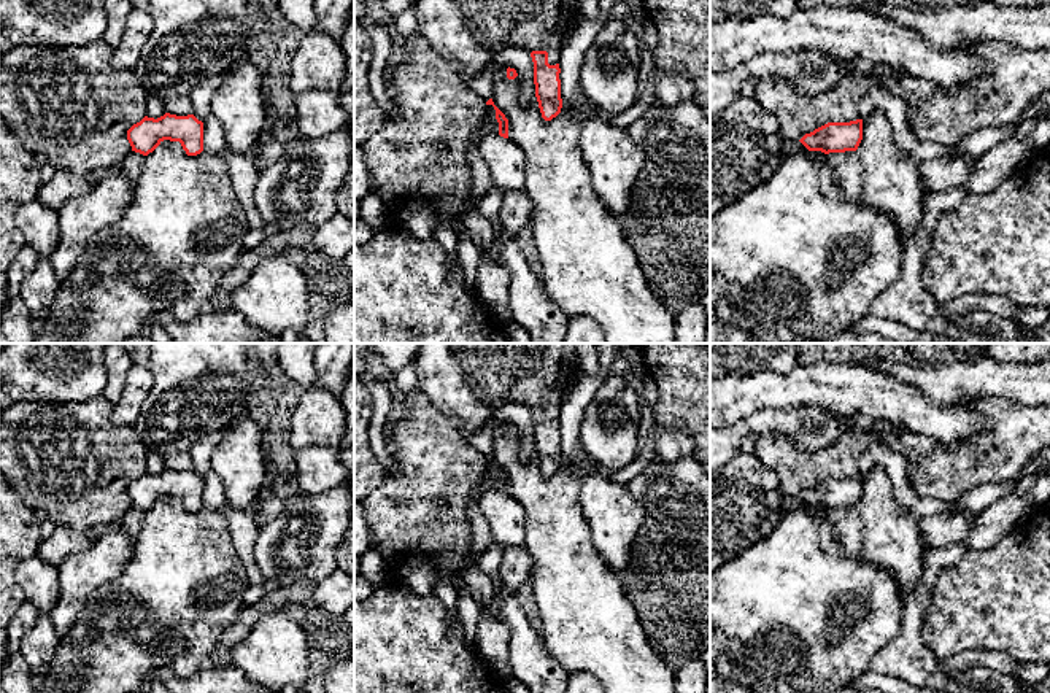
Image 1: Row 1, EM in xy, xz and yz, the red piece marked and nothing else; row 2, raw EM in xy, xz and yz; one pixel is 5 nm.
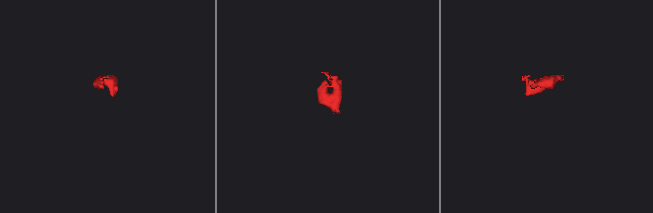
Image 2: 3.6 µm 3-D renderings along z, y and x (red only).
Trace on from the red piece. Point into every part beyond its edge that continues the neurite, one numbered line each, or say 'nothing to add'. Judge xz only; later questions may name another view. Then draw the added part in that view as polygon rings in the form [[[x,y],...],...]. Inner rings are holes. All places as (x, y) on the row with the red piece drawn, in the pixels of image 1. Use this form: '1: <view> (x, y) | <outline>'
1: xz (472, 32) | [[[416,0],[415,8],[419,33],[461,65],[467,83],[507,48],[546,51],[548,64],[559,64],[561,45],[578,21],[577,0]]]

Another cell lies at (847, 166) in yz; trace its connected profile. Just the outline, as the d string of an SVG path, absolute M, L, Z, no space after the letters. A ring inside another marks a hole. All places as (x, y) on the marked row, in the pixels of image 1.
M856 151L829 153L826 154L826 159L842 186L845 200L861 200L864 188L864 170Z

